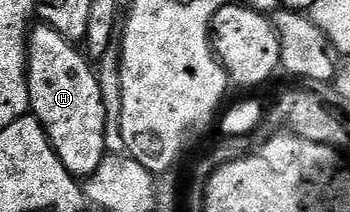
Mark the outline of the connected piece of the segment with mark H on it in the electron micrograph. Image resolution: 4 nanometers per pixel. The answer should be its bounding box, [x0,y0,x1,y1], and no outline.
[27,25,107,180]

